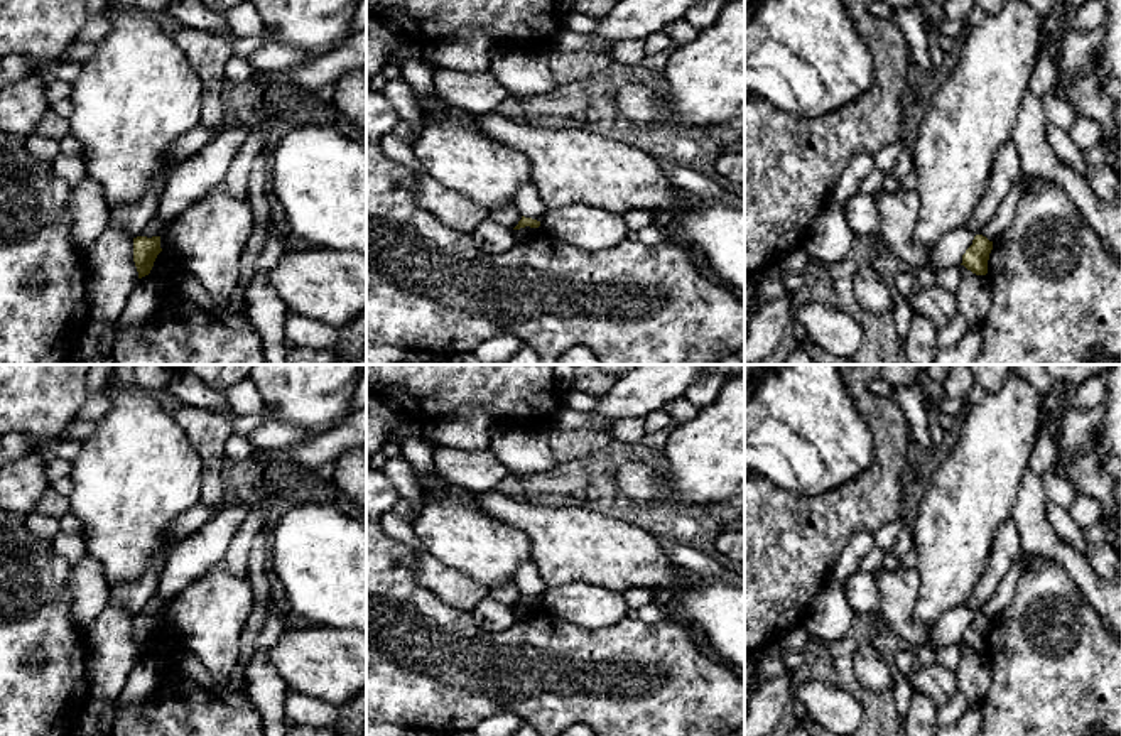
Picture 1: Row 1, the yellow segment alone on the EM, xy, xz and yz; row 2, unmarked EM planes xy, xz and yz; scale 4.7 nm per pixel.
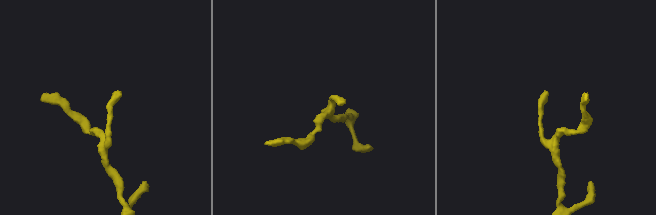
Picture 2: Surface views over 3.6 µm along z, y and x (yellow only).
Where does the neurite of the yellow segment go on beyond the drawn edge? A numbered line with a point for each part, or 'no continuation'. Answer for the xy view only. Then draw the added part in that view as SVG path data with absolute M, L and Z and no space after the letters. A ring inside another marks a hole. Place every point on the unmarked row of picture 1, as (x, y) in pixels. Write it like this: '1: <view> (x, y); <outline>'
no continuation

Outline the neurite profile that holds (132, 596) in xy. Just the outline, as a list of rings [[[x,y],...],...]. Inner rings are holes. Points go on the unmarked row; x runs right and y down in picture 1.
[[[169,554],[152,559],[147,571],[133,579],[111,584],[110,601],[122,606],[133,616],[140,614],[149,599],[157,593],[159,577],[167,564]]]

